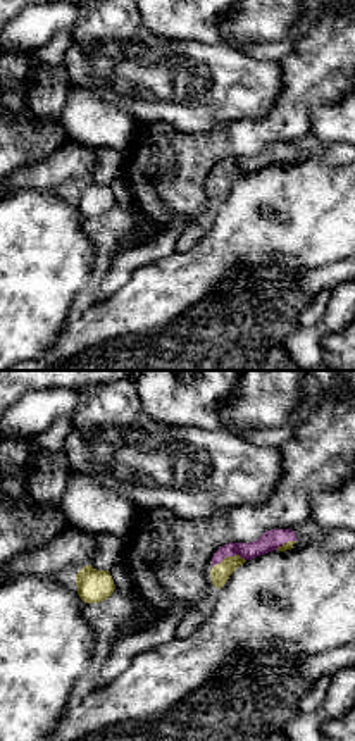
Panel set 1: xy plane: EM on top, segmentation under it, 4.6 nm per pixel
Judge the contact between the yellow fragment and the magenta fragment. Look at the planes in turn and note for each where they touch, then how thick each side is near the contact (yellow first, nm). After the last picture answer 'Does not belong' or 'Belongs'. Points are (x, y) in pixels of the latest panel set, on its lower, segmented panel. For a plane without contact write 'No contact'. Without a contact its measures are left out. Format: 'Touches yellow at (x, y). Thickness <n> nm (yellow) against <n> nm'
Touches yellow at (228, 557). Thickness 90 nm (yellow) against 100 nm

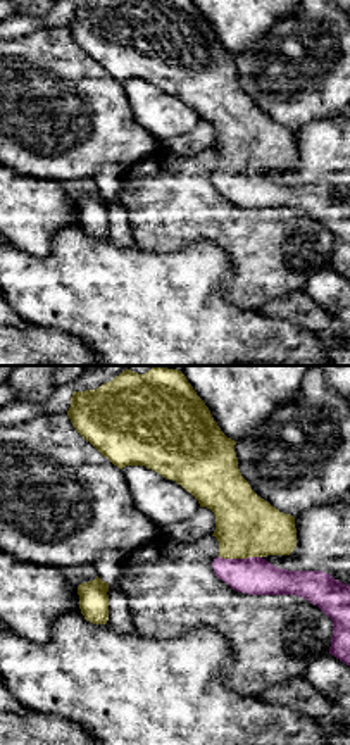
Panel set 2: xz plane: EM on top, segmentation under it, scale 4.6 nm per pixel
Touches yellow at (240, 557). Thickness 280 nm (yellow) against 180 nm

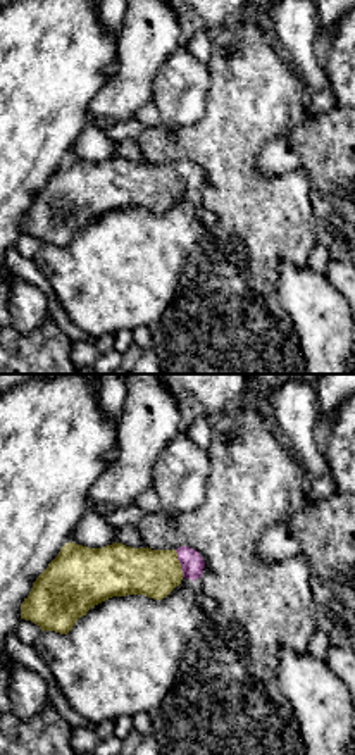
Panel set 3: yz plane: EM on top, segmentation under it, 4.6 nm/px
Touches yellow at (180, 564). Thickness 220 nm (yellow) against 110 nm

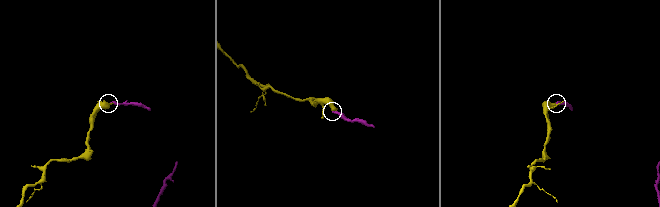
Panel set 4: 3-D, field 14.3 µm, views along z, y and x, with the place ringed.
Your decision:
Belongs

